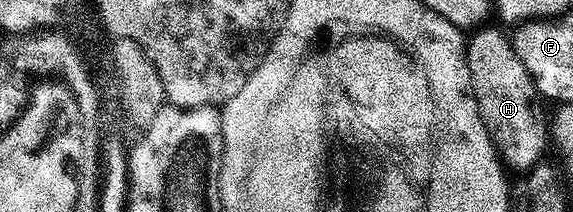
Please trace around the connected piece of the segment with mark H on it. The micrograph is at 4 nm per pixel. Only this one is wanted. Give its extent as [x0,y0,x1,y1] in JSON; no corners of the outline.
[465,24,547,171]

